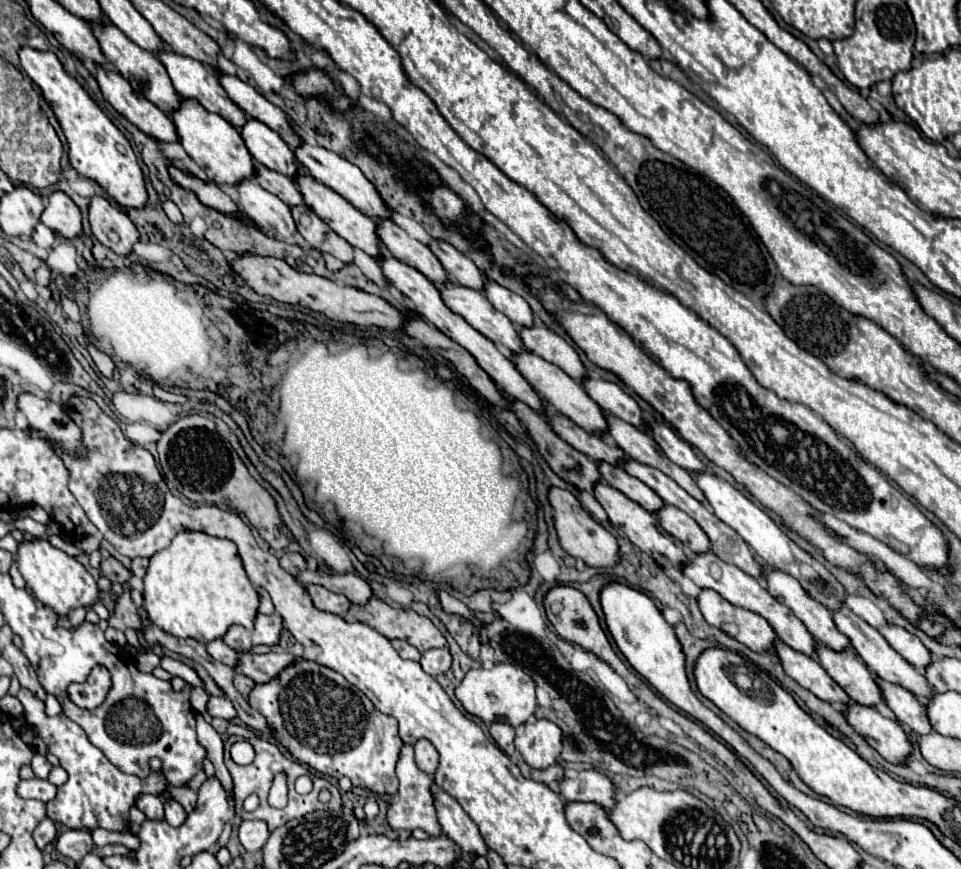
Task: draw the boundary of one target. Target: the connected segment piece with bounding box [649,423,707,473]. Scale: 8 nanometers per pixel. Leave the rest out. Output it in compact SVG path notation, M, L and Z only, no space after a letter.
M649 423L653 427L653 439L657 441L657 445L663 449L663 453L677 463L679 467L691 471L691 473L705 473L707 465L693 453L691 445L687 441L683 441L673 429L665 427L665 425L657 425L657 423Z

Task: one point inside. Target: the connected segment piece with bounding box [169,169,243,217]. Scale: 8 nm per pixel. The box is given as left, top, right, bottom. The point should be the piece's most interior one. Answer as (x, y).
(211, 194)

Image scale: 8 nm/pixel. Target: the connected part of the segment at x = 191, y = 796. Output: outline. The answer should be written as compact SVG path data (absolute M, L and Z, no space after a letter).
M169 787L169 793L171 793L171 797L173 797L175 801L179 801L179 803L183 805L183 809L185 809L187 813L191 813L191 809L195 809L195 803L197 803L197 793L195 793L195 791L191 791L191 789L187 789L187 787L183 787L183 789Z

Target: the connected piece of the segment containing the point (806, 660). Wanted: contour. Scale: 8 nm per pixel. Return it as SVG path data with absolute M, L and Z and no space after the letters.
M781 641L775 643L775 649L783 663L785 673L791 679L795 679L801 687L809 689L813 695L817 695L819 699L823 699L827 703L839 703L843 707L847 707L851 703L851 697L835 681L831 681L829 673L815 659L787 647Z

